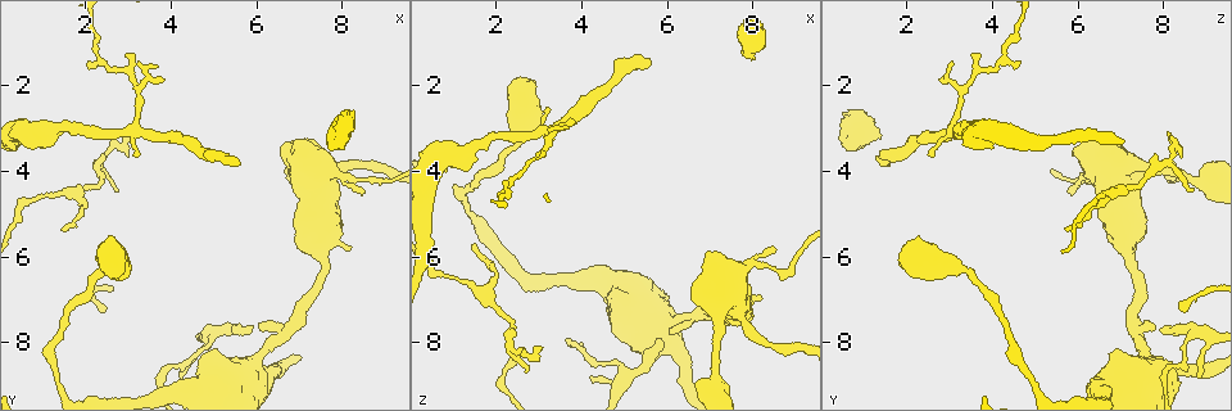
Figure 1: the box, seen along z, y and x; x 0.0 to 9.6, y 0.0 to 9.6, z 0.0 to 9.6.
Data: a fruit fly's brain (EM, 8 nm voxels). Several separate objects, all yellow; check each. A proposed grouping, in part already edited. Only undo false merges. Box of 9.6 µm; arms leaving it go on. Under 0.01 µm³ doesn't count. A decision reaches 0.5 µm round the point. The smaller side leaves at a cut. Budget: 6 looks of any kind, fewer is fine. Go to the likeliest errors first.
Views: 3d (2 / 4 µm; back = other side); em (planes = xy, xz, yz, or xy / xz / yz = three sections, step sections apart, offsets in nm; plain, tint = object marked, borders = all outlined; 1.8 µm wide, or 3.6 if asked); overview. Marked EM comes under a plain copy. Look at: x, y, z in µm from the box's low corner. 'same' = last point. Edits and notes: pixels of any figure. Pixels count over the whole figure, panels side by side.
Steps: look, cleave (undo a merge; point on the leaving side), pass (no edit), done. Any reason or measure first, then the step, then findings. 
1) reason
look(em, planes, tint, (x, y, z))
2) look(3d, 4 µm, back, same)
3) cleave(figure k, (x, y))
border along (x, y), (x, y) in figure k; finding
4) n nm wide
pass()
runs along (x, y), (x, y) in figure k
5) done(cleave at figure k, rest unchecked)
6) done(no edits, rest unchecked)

a narrow waist
look(em, xz, step 8, tint, (5.00, 7.75, 8.85))

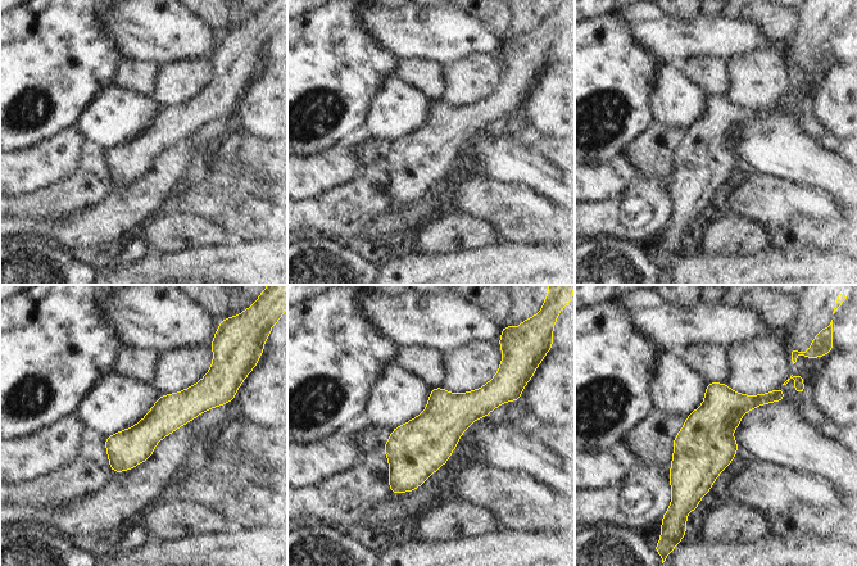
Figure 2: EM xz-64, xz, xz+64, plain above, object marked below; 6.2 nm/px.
look(em, planes, borders, same)

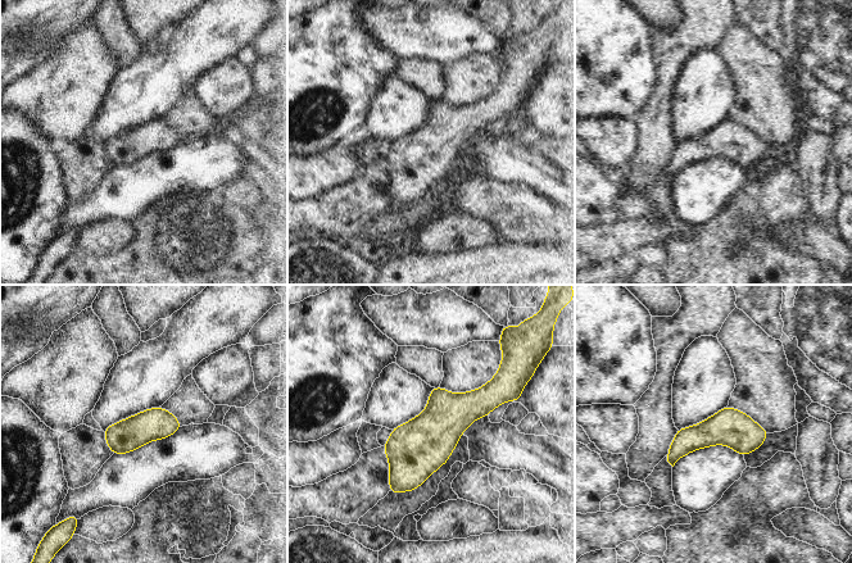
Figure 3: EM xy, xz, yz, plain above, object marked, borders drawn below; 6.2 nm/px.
pass()
runs along (497, 389), (471, 405), (393, 489) in figure 3; all the same cell

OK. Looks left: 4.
branch point
look(3d, 2 µm, back, (3.00, 3.05, 3.00))

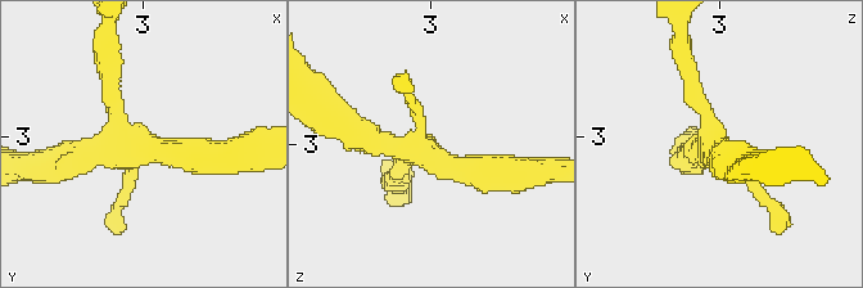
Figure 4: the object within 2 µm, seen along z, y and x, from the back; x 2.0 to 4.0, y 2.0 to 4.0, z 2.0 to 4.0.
now the EM
look(em, planes, tint, (3.04, 3.04, 3.04))

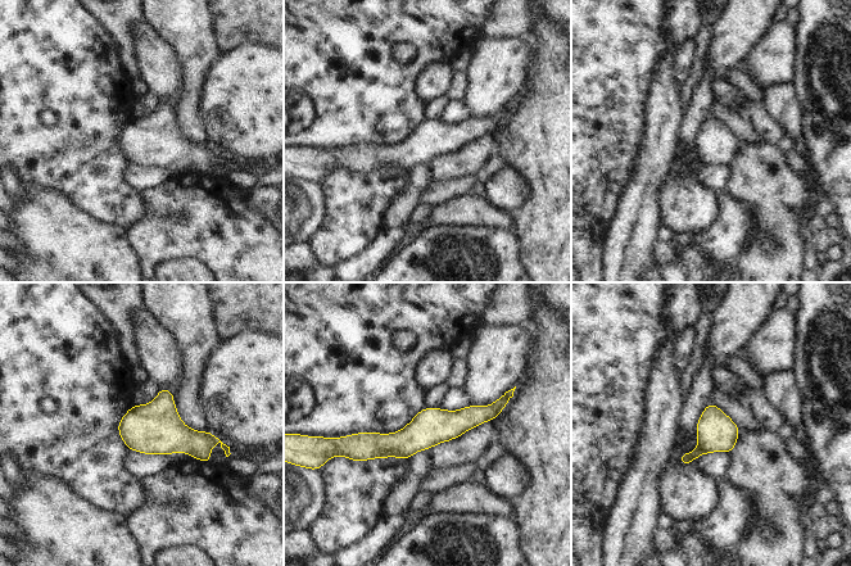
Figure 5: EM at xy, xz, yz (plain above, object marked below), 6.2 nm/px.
240 nm wide
pass()
runs along (501, 403), (404, 443), (352, 440) in figure 5; all the same cell

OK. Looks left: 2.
look(em, 3.6 µm, planes, tint, (7.25, 3.80, 7.10))

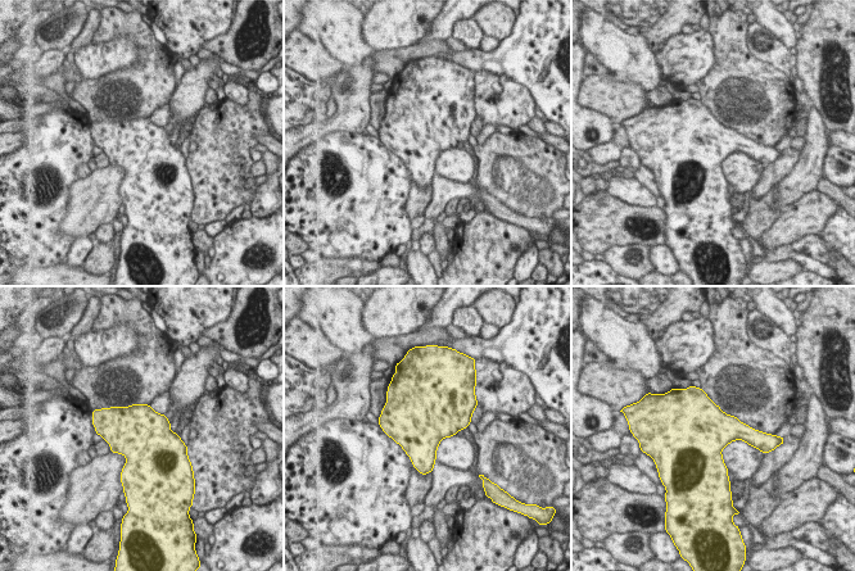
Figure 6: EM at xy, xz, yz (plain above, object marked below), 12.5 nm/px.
pass()
continuous, no second cell

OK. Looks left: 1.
done(no edits, rest unchecked)

